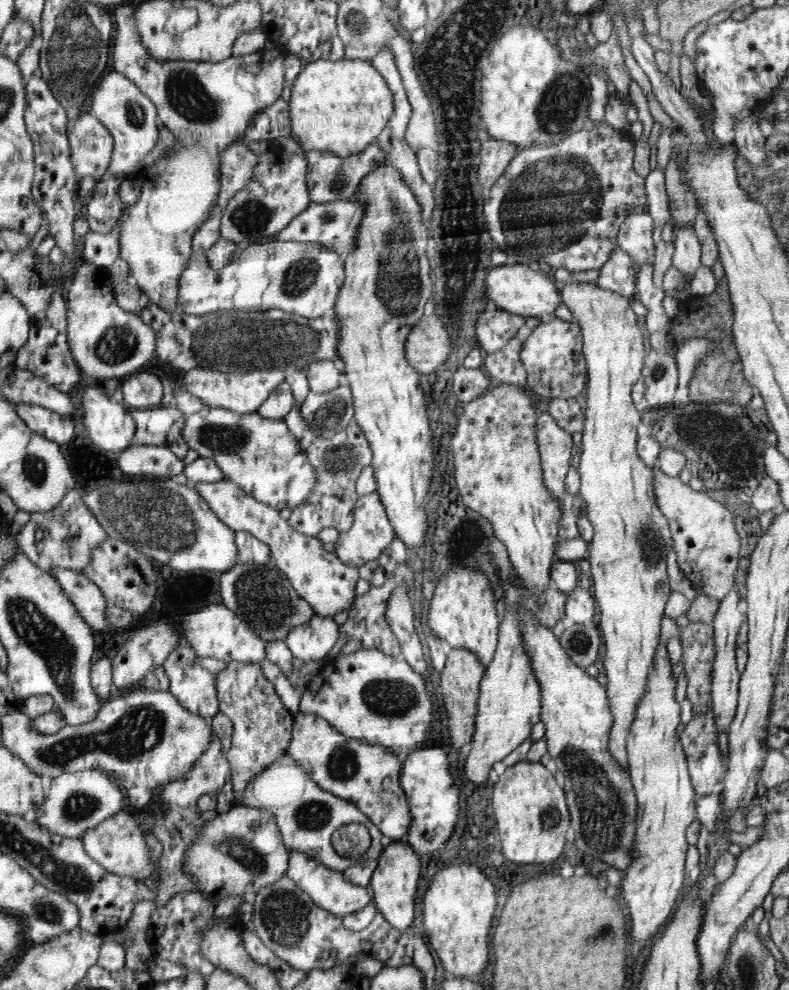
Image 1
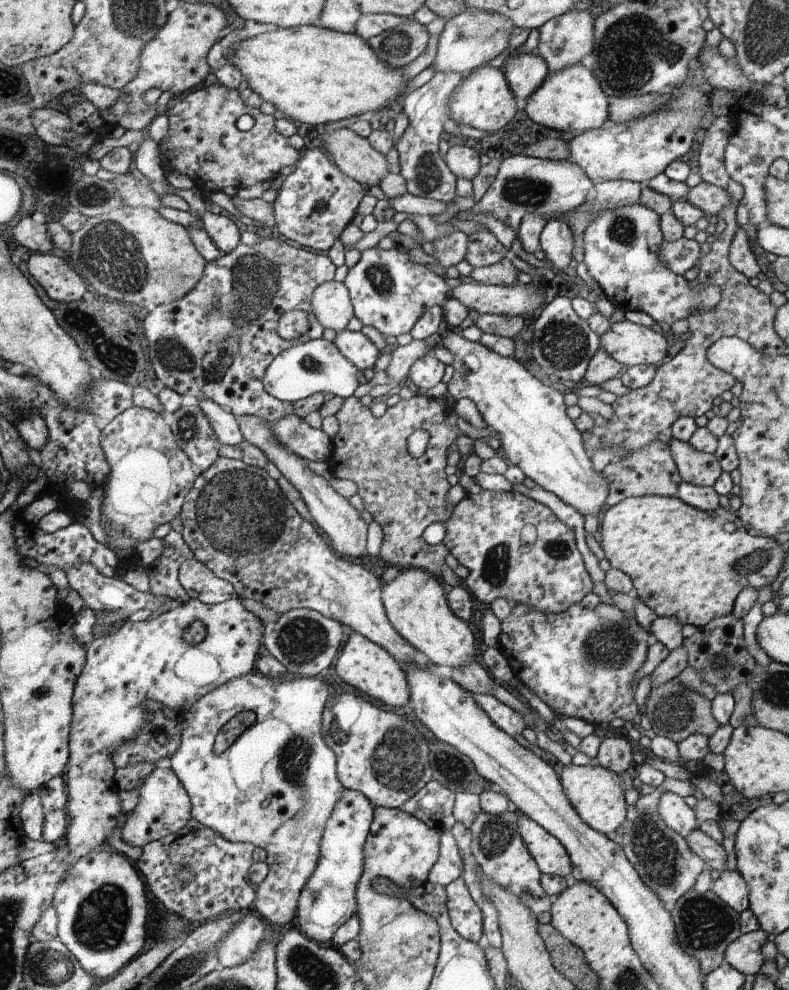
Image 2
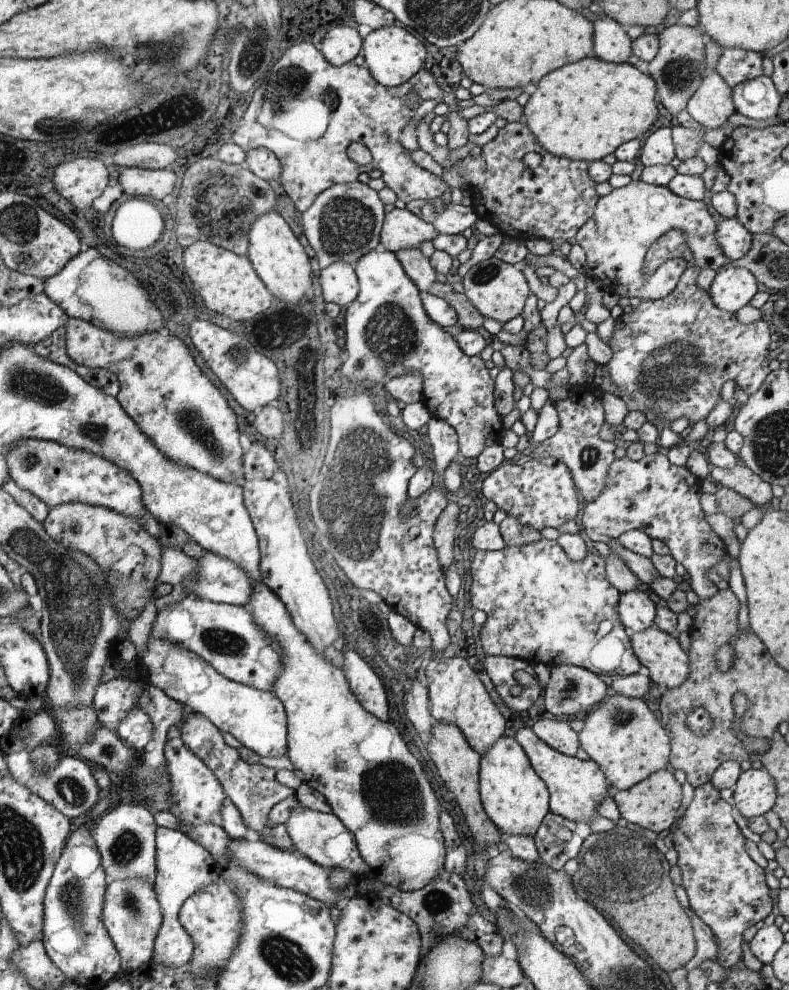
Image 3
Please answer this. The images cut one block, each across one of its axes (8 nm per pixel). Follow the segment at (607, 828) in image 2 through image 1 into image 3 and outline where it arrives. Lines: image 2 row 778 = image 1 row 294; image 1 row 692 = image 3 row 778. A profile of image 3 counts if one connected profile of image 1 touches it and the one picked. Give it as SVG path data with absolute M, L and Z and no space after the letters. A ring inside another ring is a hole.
M624 695L606 696L598 708L593 708L585 716L583 729L580 733L581 747L589 754L589 757L605 769L612 786L620 791L633 787L640 783L654 771L664 769L668 764L668 756L672 752L672 738L668 738L668 730L658 722L654 712L646 706L646 702L640 697L627 697Z

